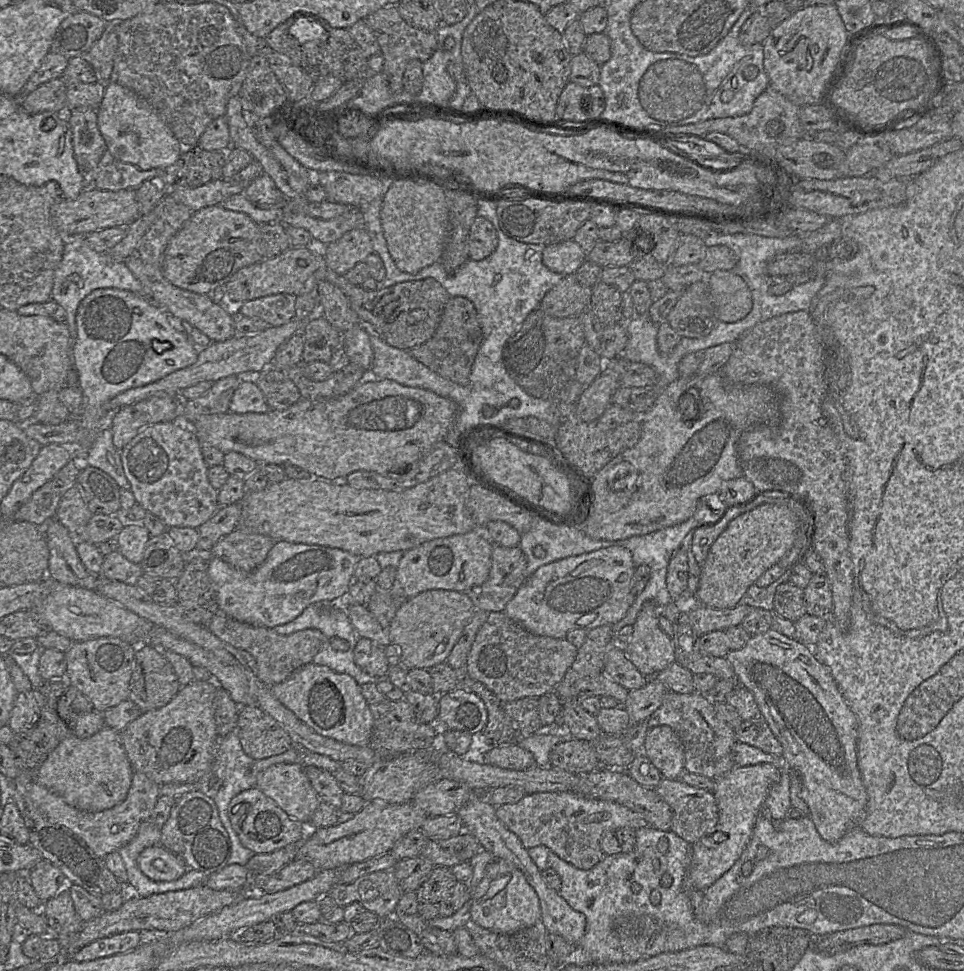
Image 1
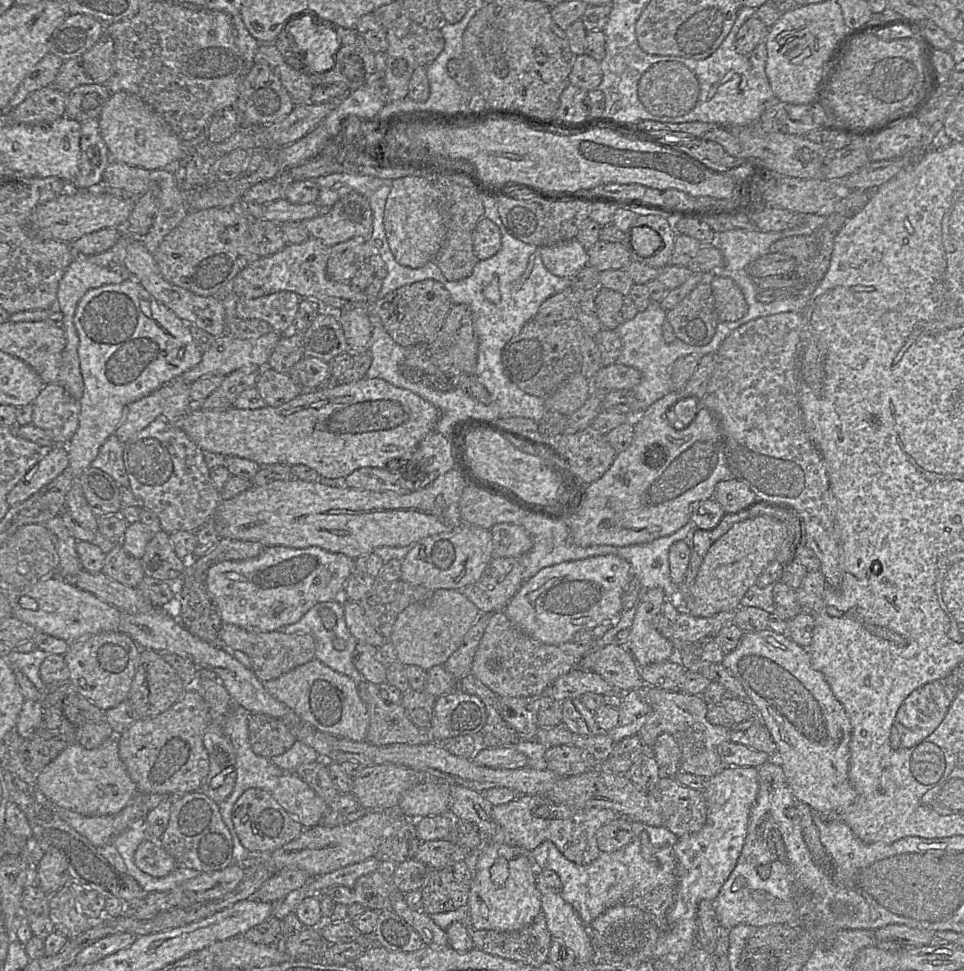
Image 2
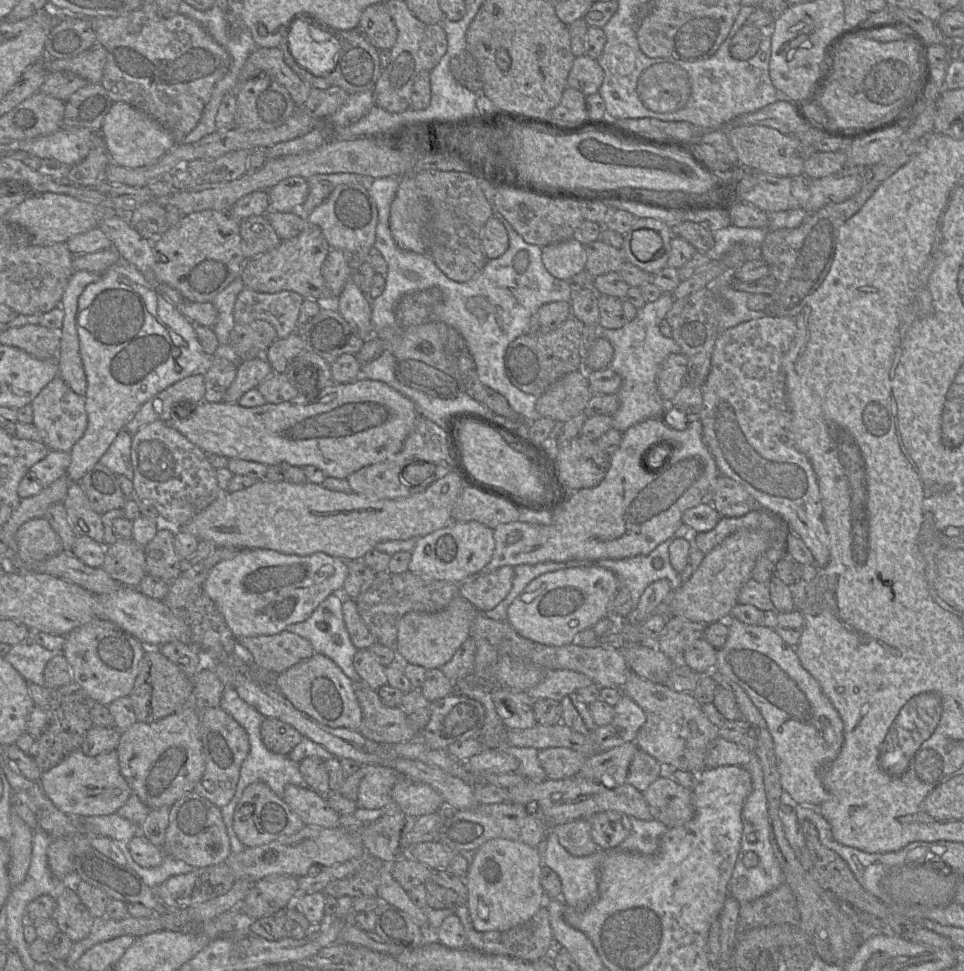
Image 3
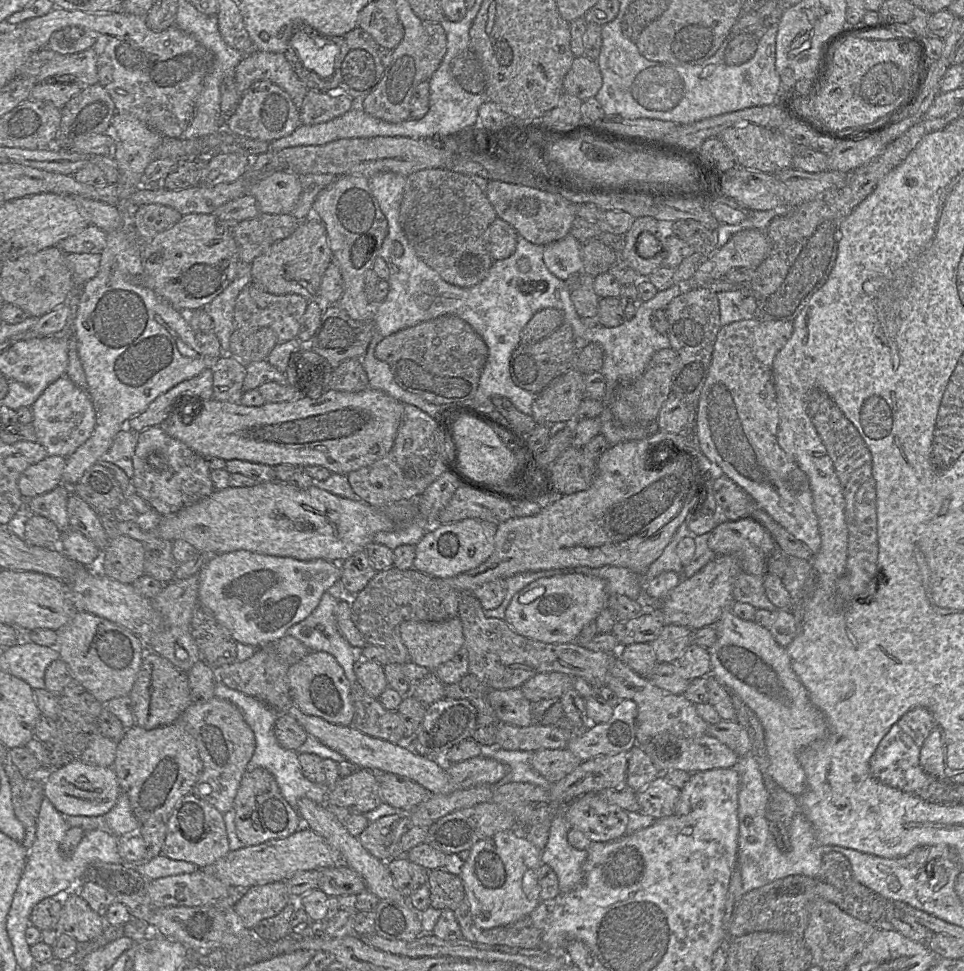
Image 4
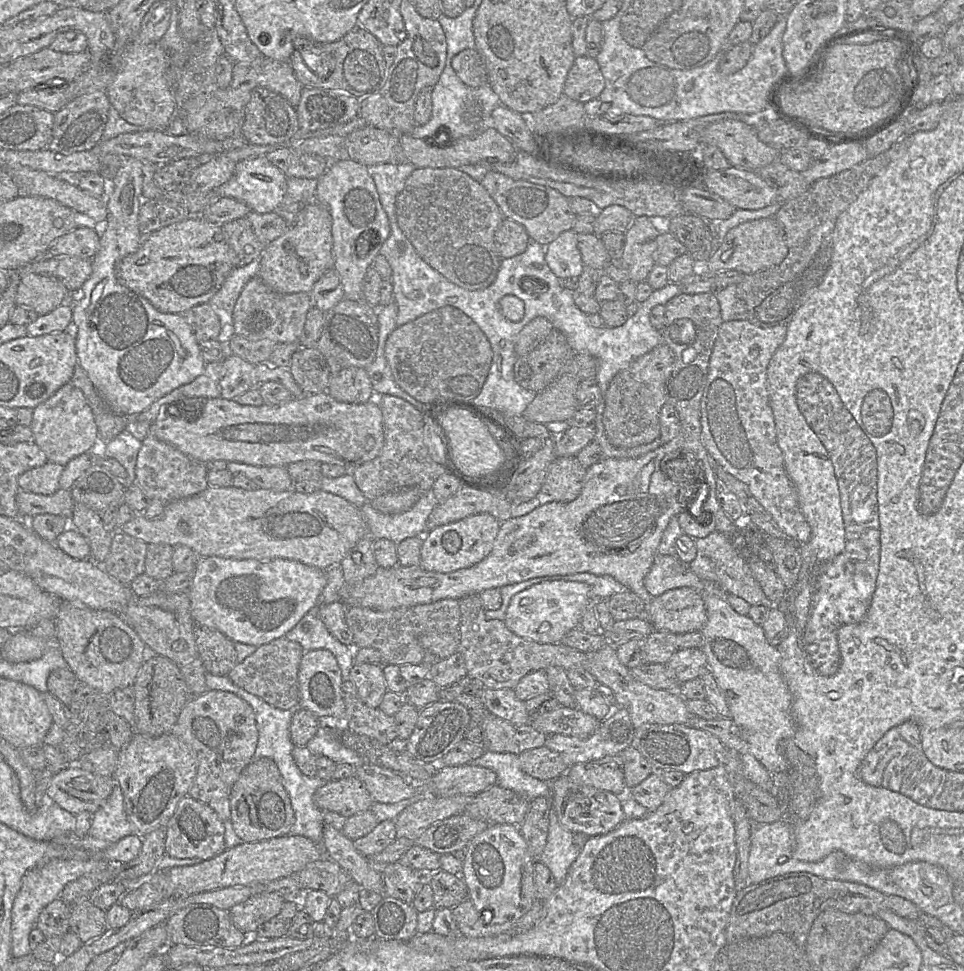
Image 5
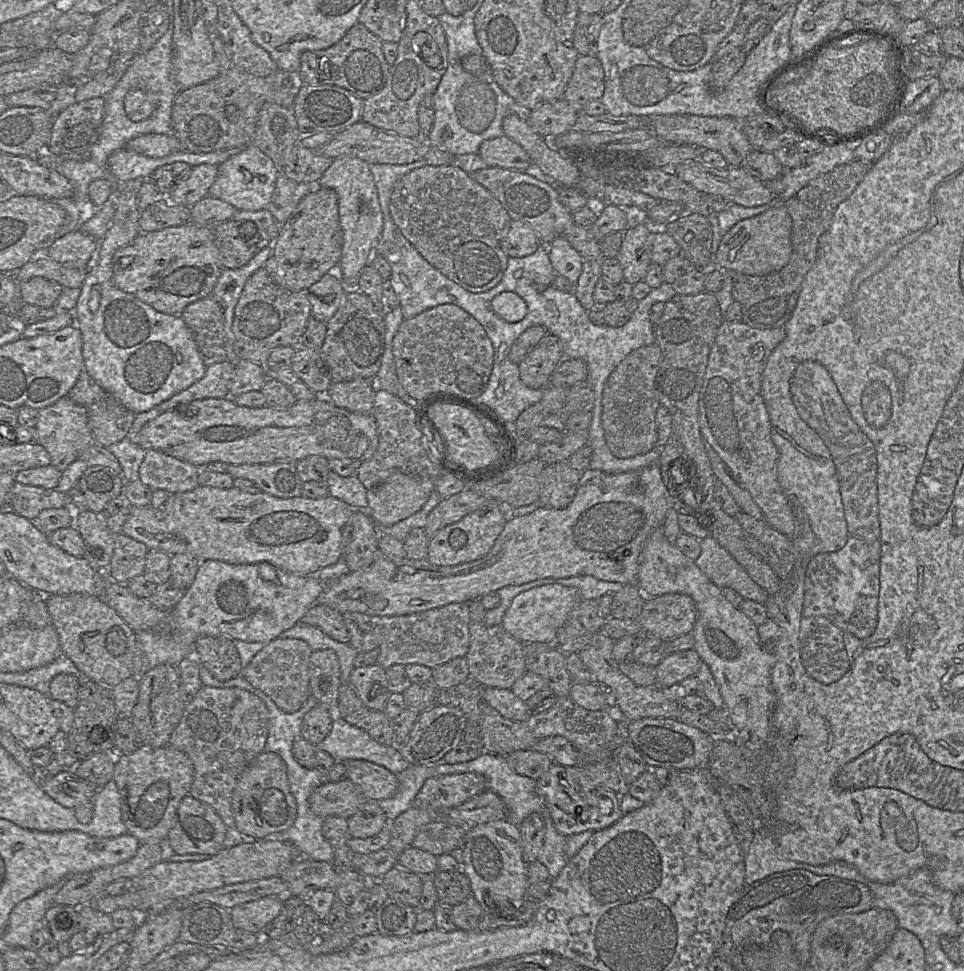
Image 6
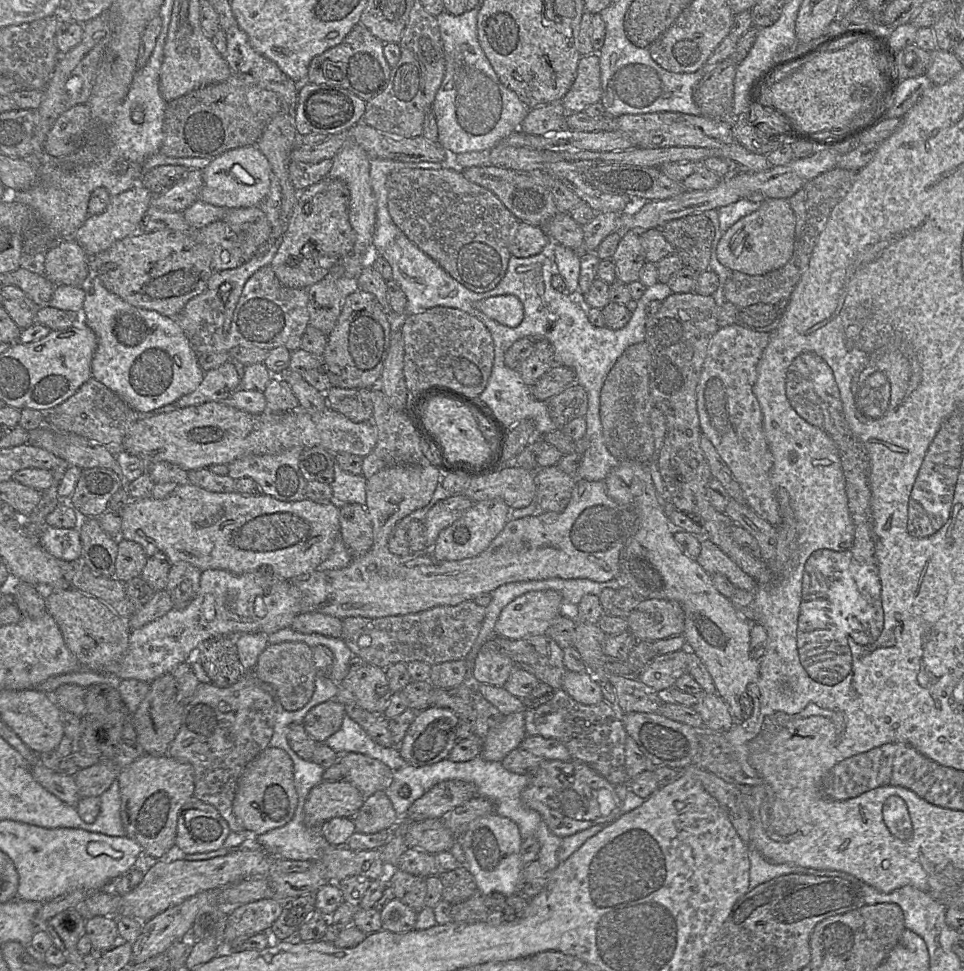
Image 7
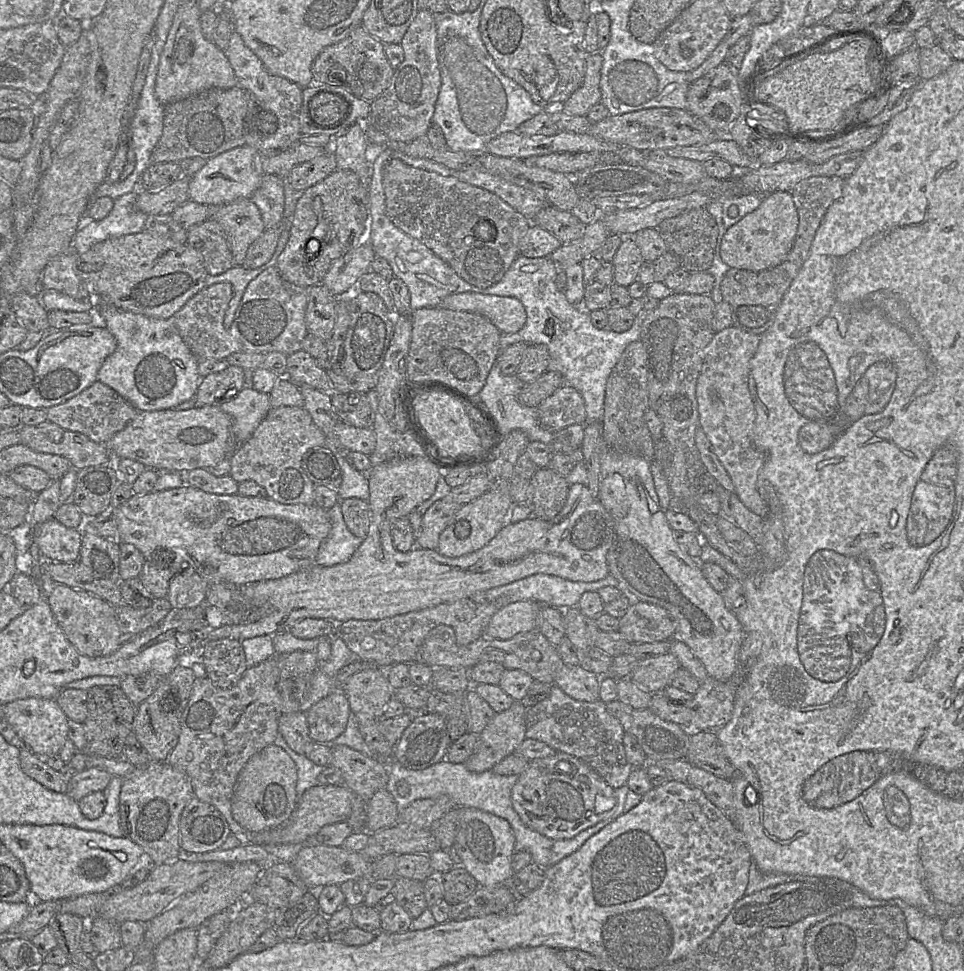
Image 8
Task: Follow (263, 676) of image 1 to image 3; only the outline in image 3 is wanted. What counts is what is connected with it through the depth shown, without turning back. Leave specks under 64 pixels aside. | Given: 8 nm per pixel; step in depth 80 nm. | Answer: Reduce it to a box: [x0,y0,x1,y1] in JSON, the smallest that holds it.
[237,631,315,674]

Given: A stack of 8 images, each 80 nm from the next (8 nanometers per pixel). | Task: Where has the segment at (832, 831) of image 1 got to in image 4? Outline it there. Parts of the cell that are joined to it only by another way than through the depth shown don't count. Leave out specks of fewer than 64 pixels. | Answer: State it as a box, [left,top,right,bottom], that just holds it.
[708,608,828,797]

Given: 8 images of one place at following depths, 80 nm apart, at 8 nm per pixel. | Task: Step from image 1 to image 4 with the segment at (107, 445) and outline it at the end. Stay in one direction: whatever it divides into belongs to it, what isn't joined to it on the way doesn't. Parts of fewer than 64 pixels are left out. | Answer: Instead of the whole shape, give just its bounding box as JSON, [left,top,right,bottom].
[100,426,139,479]

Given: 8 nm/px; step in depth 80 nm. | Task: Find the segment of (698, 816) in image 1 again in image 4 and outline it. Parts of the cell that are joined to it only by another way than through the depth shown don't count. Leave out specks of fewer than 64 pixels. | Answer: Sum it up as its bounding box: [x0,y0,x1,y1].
[636,775,680,819]

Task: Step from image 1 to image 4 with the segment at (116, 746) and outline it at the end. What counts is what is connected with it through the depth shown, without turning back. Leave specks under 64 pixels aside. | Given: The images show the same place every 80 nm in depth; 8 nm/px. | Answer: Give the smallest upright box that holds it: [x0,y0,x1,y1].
[43,759,121,816]

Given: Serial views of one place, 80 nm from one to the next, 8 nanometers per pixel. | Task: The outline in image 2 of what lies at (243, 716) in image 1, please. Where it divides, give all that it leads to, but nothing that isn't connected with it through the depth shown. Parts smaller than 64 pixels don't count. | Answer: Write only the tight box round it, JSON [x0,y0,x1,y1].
[248,713,297,759]

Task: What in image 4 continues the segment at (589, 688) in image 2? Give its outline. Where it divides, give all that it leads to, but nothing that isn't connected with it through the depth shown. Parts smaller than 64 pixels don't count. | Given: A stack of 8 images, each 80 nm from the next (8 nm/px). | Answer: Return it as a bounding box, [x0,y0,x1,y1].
[520,672,574,701]

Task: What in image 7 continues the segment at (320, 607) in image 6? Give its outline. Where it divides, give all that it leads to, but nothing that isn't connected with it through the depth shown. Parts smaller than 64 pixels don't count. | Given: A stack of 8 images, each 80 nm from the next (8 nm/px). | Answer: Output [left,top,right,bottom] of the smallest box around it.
[290,612,342,638]

